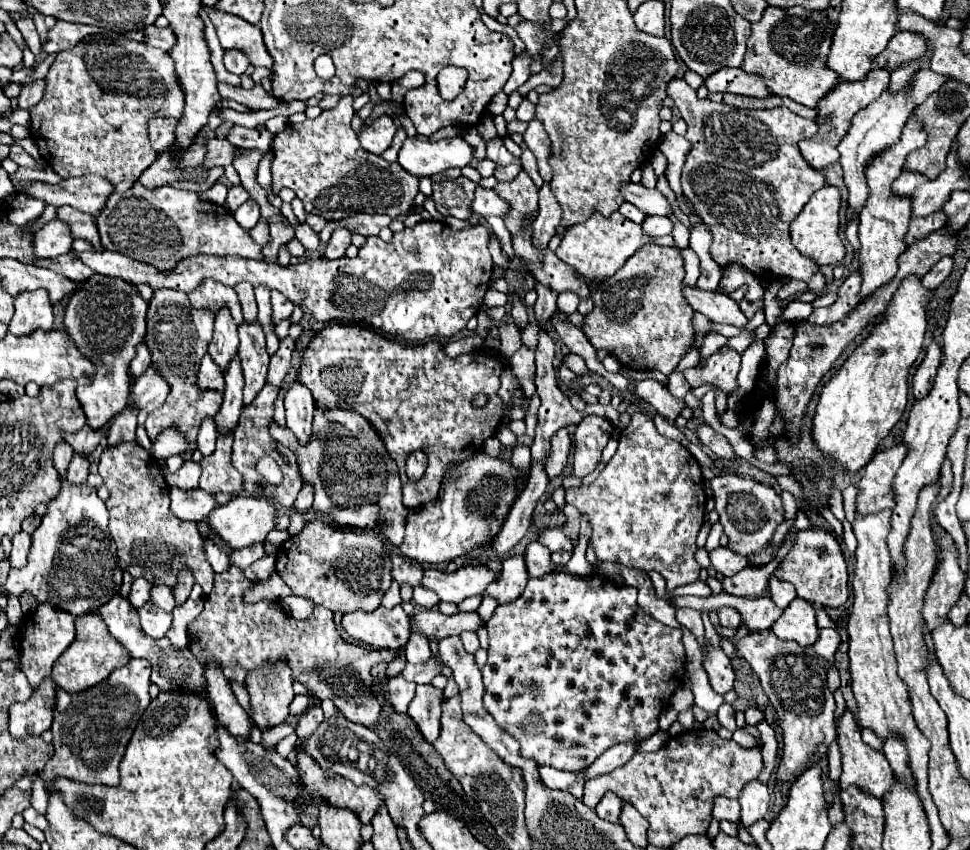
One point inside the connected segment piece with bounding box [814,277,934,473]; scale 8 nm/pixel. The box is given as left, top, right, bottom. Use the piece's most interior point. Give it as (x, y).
(858, 407)

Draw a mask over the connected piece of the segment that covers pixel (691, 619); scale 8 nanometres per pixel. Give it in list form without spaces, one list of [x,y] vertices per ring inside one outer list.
[[[678,607],[678,609],[676,609],[676,617],[678,617],[678,623],[680,623],[682,627],[686,627],[688,631],[694,633],[698,645],[706,649],[706,641],[704,641],[704,625],[702,625],[700,613],[694,611],[694,609],[682,609],[682,607]]]

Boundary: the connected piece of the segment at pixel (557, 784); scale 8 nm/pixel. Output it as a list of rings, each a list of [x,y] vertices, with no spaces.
[[[540,765],[540,777],[550,789],[568,789],[580,773],[568,773],[568,771],[558,771],[550,765]]]

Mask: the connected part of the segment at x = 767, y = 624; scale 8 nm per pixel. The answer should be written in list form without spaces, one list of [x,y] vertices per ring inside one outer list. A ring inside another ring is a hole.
[[[722,593],[722,595],[712,595],[704,599],[704,609],[716,609],[722,605],[736,607],[742,615],[742,625],[750,633],[770,629],[778,619],[778,615],[782,615],[782,609],[778,609],[770,597],[746,599],[746,597],[734,597],[734,595]]]

